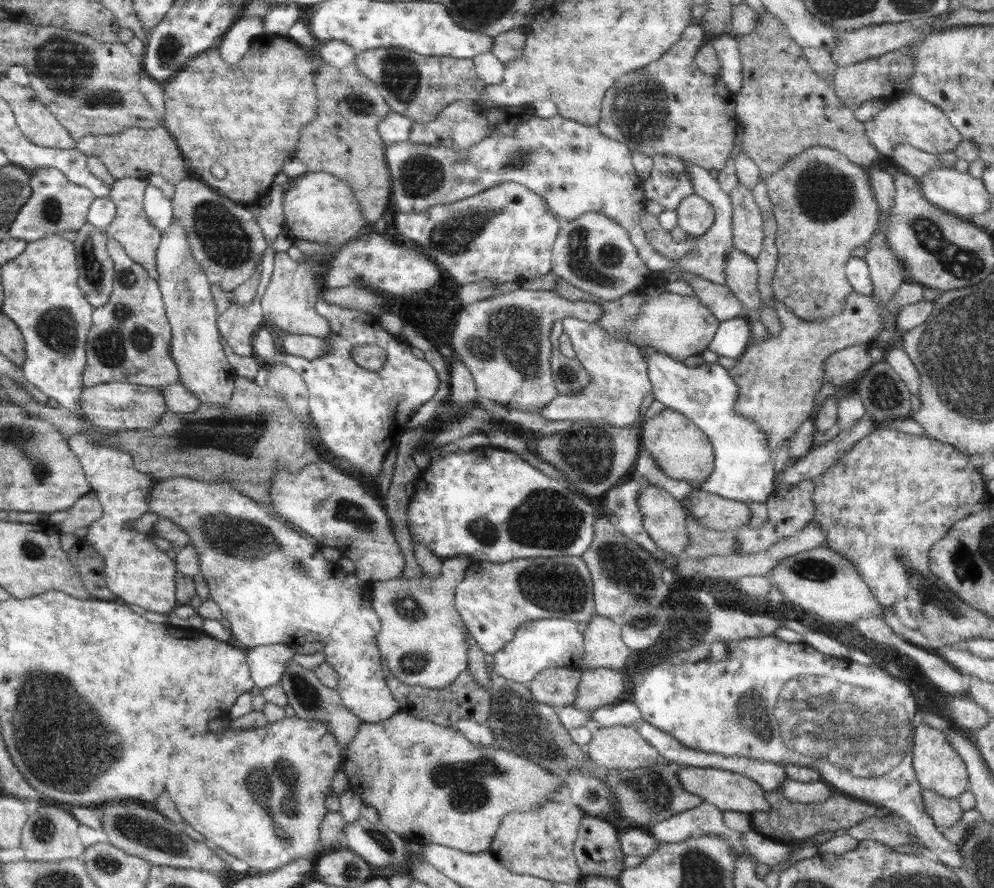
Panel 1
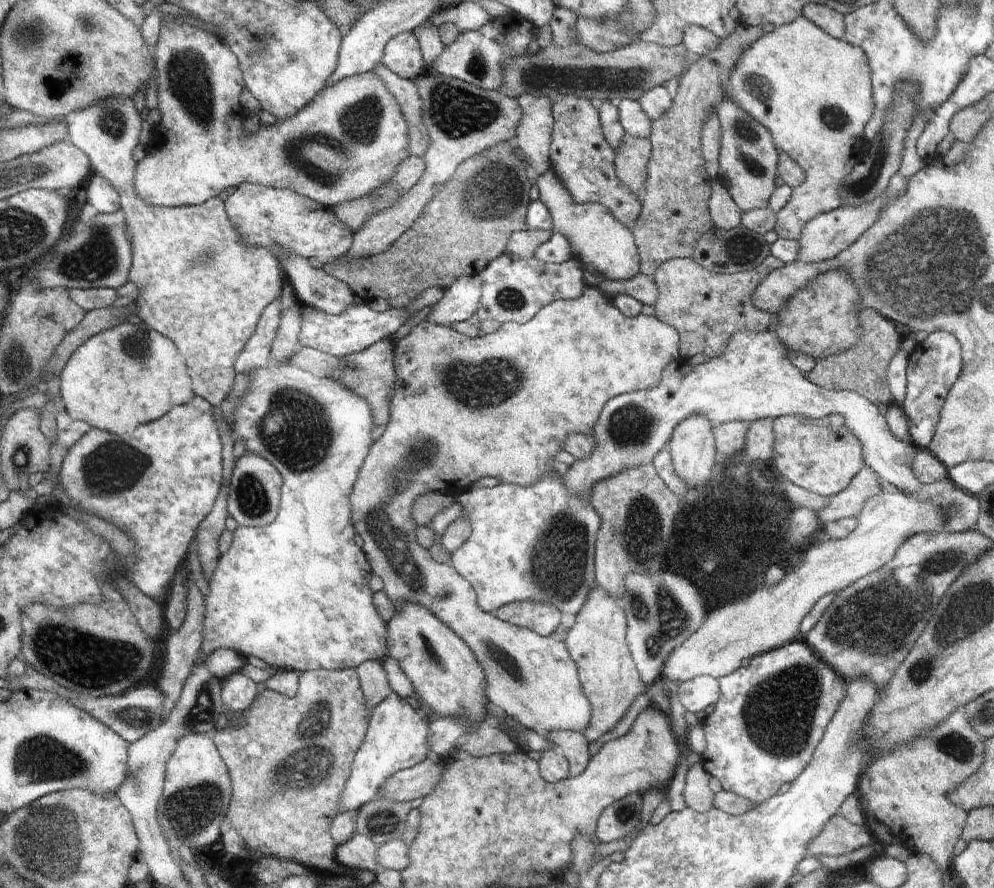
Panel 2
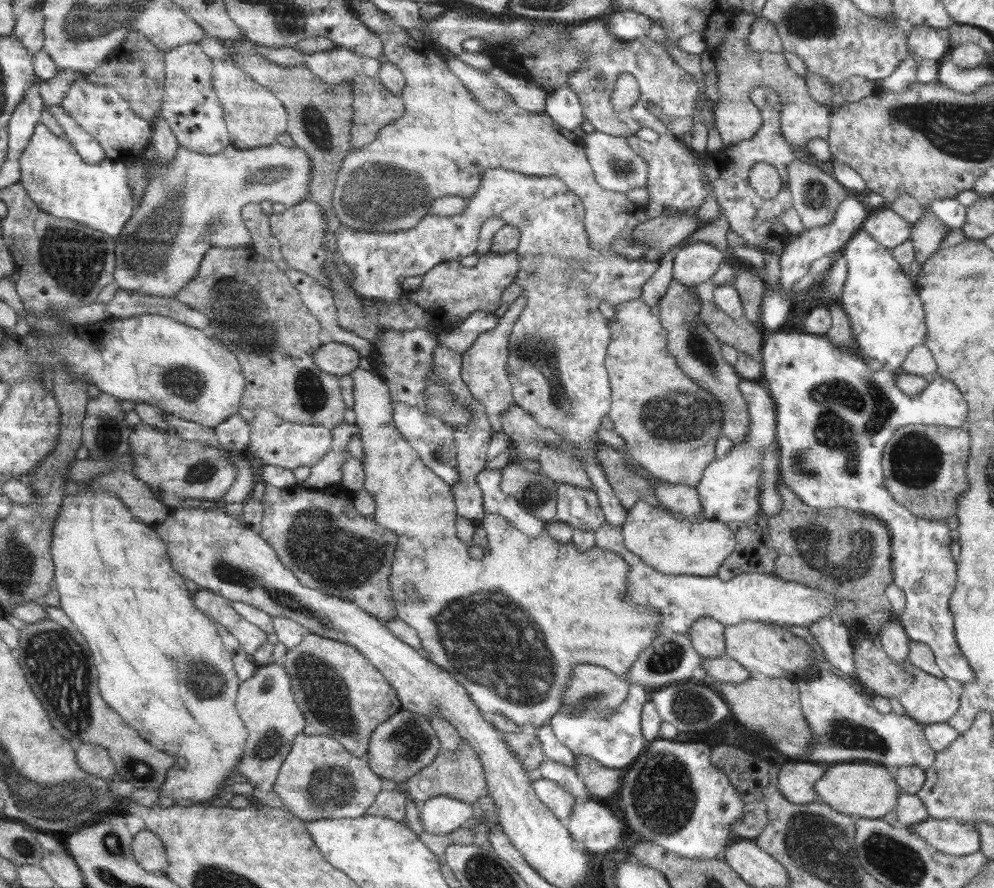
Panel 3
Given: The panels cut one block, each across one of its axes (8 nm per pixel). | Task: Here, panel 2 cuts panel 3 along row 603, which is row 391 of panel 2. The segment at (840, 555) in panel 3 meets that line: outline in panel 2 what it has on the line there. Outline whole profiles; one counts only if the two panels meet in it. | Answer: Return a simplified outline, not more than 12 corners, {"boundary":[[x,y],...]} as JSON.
{"boundary":[[858,313],[858,342],[816,360],[805,378],[891,403],[887,370],[901,348],[895,322]]}

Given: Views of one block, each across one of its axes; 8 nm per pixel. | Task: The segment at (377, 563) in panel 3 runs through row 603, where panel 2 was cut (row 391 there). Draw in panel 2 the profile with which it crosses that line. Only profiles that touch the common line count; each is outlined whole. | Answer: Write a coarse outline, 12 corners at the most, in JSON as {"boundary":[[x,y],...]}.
{"boundary":[[393,339],[343,356],[340,384],[370,404],[374,427],[390,422]]}

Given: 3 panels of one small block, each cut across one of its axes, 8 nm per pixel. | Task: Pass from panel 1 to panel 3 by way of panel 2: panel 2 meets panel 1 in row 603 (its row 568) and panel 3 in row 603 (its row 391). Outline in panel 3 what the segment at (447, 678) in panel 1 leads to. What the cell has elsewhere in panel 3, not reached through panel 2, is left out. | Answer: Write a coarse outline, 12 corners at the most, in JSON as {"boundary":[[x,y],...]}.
{"boundary":[[358,367],[371,516],[423,656],[482,716],[540,728],[570,672],[619,677],[658,636],[616,552],[484,512]]}

